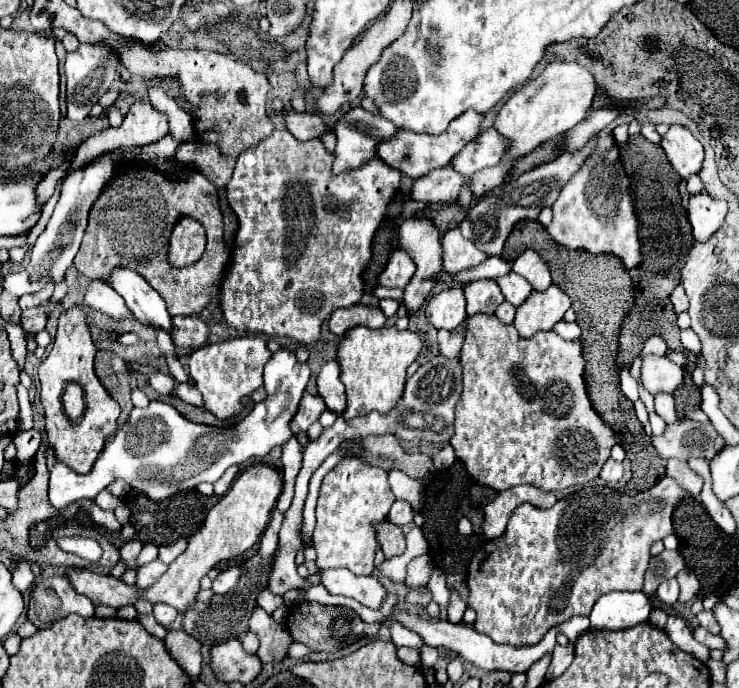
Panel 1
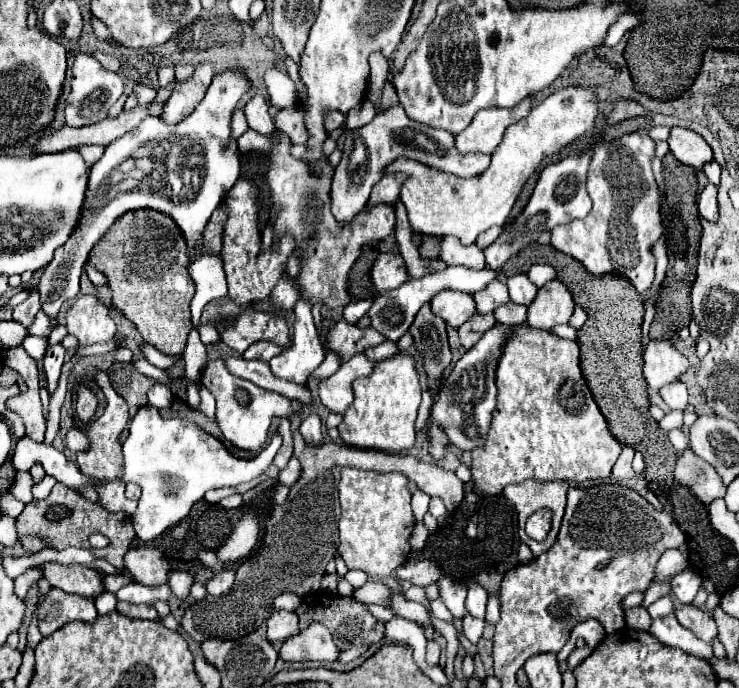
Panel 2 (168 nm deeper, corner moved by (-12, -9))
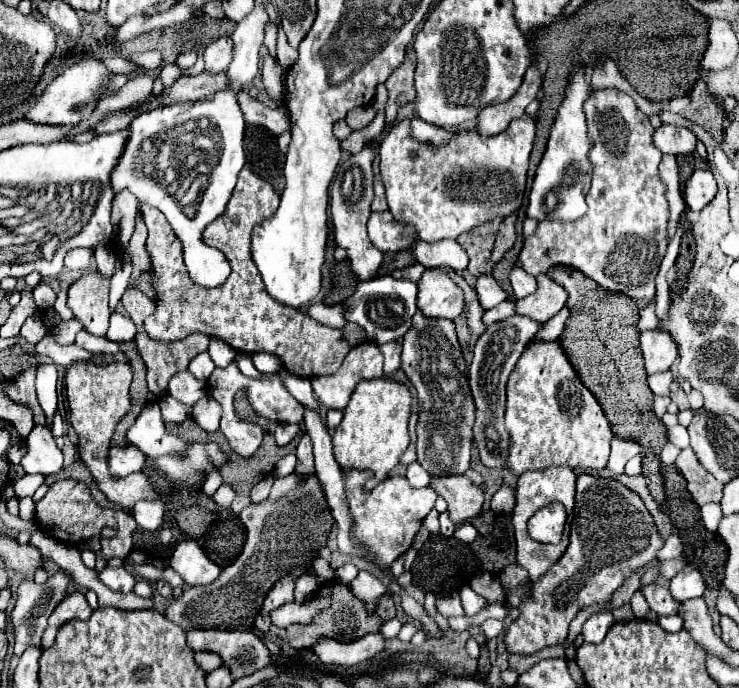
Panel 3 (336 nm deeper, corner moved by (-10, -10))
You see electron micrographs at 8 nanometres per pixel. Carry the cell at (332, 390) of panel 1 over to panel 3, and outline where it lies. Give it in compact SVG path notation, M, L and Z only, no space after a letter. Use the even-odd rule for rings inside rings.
M372 341L356 345L344 359L342 367L334 375L312 377L312 389L316 399L326 409L344 409L358 381L382 377L382 355Z

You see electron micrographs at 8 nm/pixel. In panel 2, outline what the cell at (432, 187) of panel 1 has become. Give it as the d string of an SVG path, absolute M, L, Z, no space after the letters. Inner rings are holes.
M560 88L544 102L534 106L528 118L508 126L500 148L496 148L492 154L490 166L478 176L460 178L404 156L388 164L382 174L406 174L406 180L400 188L400 200L406 206L412 232L438 238L452 234L464 244L474 244L476 238L490 226L502 226L506 222L524 182L540 166L540 162L546 156L560 152L564 146L590 130L596 116L598 102L590 88Z

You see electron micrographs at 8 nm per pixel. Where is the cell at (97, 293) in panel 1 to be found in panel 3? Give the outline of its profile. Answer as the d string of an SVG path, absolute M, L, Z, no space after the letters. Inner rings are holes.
M70 249L66 253L66 267L70 271L76 271L76 269L90 271L92 261L94 261L94 251L92 249Z

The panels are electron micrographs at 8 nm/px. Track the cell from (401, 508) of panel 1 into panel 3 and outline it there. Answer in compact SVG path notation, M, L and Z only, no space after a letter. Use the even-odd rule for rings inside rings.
M412 463L412 465L408 465L406 479L410 481L412 487L426 487L426 485L430 483L430 475L428 475L428 471L426 471L420 463Z

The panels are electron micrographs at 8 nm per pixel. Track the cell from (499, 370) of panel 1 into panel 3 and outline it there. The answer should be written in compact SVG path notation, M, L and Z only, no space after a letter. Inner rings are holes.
M538 341L530 343L518 359L510 379L506 383L506 415L504 423L510 431L510 447L506 457L506 469L514 475L526 471L540 471L546 467L570 467L572 471L600 471L606 467L610 457L610 423L598 405L596 397L582 385L574 367L570 365L560 341Z

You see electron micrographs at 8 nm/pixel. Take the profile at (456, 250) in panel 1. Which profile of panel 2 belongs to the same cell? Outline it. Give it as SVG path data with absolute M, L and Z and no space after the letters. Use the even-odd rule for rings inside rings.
M444 236L440 238L440 256L442 262L448 266L466 266L472 270L480 270L486 266L484 262L484 252L476 244L464 246L458 238Z

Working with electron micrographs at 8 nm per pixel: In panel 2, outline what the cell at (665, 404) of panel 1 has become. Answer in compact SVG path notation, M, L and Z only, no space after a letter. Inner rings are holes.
M672 382L668 386L662 386L660 396L672 410L684 410L688 404L688 390L684 382Z

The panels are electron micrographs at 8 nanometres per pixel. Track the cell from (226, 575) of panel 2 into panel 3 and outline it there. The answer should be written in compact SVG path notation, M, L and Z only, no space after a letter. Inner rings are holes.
M182 541L172 553L170 567L184 579L186 585L202 587L214 583L222 569L212 563L194 541Z

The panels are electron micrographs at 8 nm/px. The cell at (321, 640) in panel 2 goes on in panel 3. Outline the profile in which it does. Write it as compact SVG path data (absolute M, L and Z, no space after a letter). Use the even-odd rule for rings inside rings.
M366 635L352 643L338 643L334 639L318 639L312 647L314 655L326 667L354 667L384 649L382 635Z

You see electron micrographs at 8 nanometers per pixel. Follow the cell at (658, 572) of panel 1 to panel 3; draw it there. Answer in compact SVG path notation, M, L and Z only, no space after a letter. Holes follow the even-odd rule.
M636 591L636 593L632 595L630 605L632 605L632 611L634 611L634 615L636 615L636 617L644 617L644 615L646 615L646 611L650 609L650 607L648 607L648 603L646 603L646 599L644 599L644 595L642 595L640 591Z

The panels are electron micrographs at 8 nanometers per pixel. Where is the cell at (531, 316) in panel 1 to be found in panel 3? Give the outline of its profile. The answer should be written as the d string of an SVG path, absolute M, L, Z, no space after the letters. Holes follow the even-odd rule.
M538 275L536 279L538 279L536 293L532 293L524 299L518 299L516 313L544 323L544 321L552 319L566 305L568 295L558 283L554 283L546 275Z

